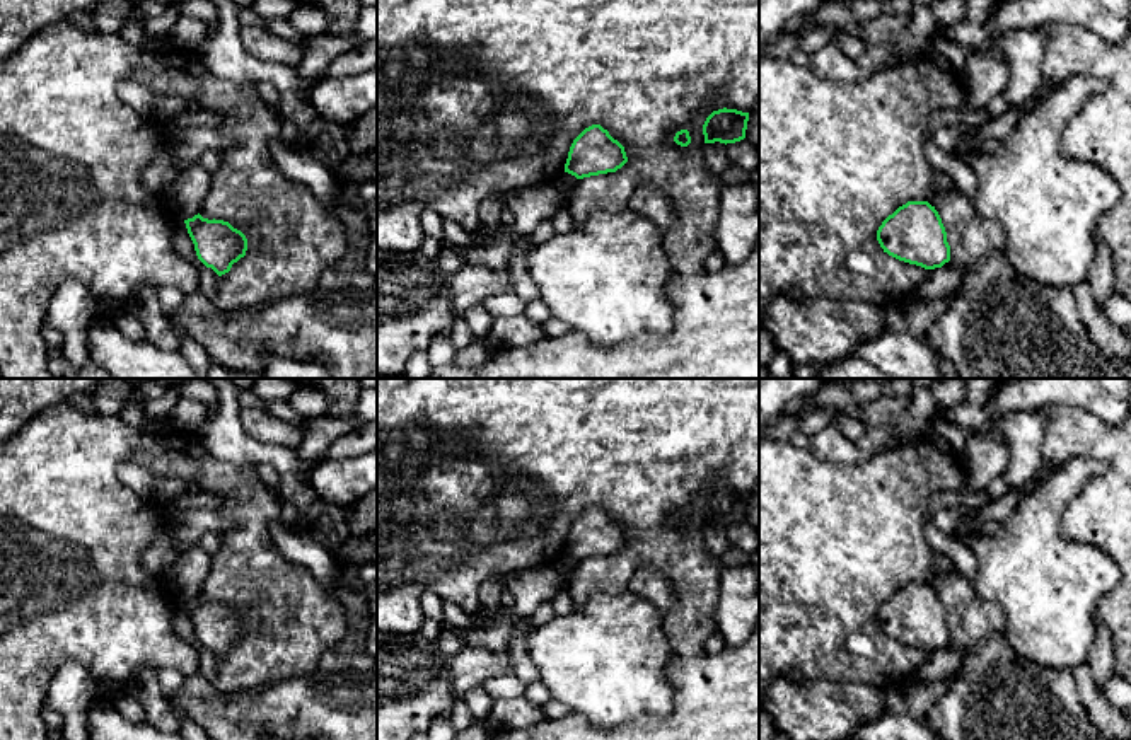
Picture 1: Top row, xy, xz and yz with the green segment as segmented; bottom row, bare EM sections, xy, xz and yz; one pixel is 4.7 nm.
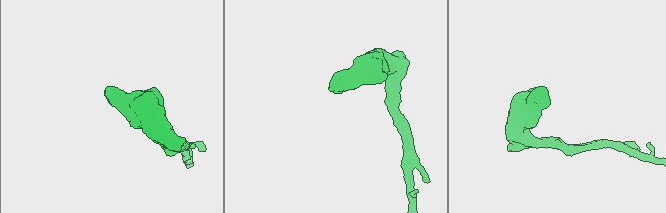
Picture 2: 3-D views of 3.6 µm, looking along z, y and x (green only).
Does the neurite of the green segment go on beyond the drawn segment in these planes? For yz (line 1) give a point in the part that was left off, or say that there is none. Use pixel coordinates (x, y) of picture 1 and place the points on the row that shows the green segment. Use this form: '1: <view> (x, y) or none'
1: none

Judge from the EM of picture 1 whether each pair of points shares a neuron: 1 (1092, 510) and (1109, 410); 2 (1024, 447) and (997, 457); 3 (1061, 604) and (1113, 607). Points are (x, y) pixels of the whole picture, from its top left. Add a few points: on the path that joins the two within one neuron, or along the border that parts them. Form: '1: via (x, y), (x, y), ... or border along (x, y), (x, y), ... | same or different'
1: border along (1072, 404), (1078, 404), (1113, 425) | different
2: border along (974, 430), (1005, 442), (1003, 476) | different
3: border along (1113, 587), (1101, 599), (1096, 618) | different

